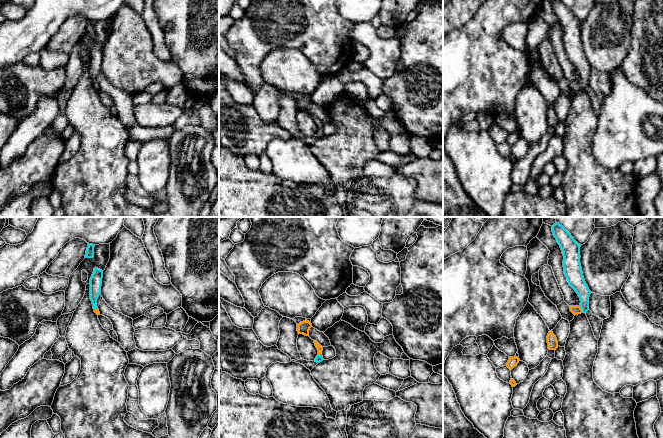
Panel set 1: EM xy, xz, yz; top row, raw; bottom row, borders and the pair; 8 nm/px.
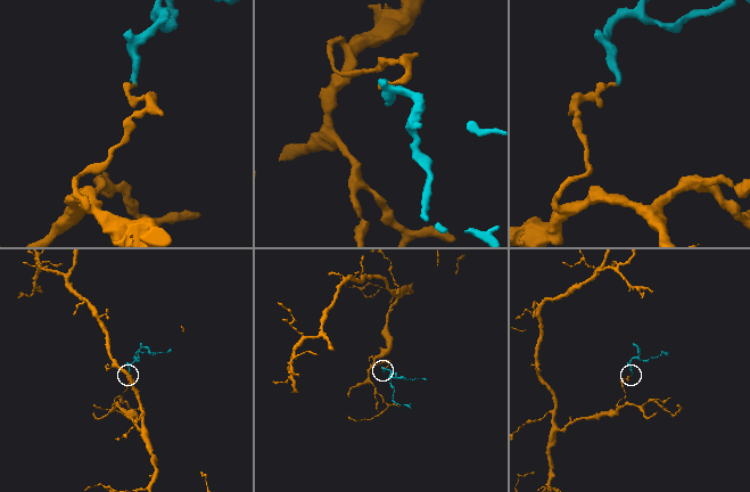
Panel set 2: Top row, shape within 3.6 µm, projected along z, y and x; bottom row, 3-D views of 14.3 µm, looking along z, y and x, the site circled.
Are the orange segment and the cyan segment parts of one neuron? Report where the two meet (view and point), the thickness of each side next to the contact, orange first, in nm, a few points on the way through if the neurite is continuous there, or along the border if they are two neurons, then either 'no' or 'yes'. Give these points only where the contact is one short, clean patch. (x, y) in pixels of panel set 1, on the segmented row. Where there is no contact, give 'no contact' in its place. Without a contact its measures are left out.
contact yz (581, 309); calibres 70 and 130 nm; way yz (576, 310), (581, 309), (584, 293), (575, 279); yes

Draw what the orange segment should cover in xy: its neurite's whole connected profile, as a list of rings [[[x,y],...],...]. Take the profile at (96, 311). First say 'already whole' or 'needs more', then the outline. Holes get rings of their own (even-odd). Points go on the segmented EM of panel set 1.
needs more | [[[94,268],[94,272],[90,278],[90,299],[93,304],[94,312],[99,315],[99,309],[97,307],[97,299],[101,294],[101,286],[102,286],[102,278],[103,278],[103,271]]]

